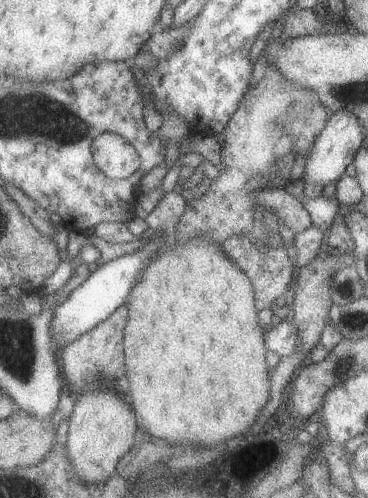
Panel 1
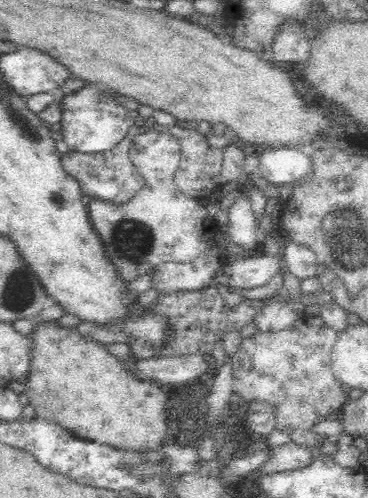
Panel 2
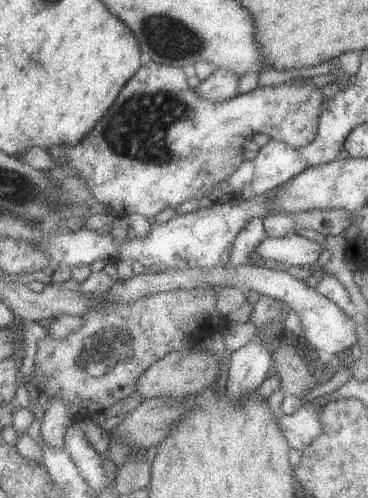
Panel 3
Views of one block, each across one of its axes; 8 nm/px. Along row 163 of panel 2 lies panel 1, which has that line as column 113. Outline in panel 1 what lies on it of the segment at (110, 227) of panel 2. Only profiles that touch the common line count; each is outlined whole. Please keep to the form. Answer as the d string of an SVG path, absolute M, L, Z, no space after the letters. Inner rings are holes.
M101 132L93 138L91 154L95 160L95 166L107 174L107 178L127 180L141 172L141 156L135 150L135 146L117 132Z

